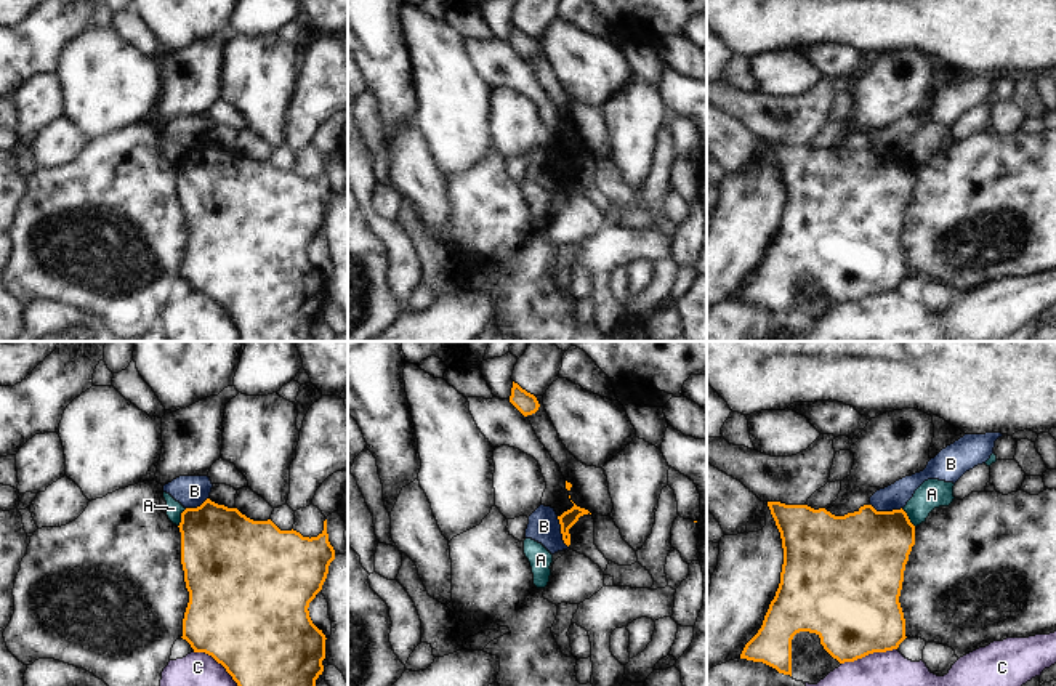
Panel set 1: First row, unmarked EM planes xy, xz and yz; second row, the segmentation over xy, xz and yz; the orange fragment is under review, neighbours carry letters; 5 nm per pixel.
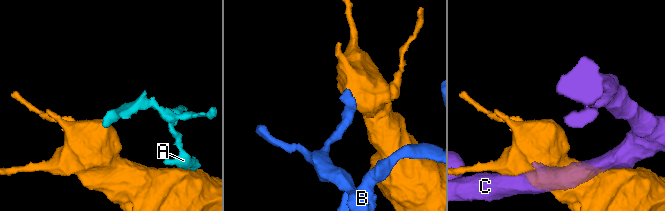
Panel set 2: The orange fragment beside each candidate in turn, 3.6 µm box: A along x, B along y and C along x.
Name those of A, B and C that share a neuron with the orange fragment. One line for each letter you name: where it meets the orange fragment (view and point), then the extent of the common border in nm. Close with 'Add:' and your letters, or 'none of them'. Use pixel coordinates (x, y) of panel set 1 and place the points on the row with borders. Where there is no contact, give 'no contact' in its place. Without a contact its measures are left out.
Add: none of them

